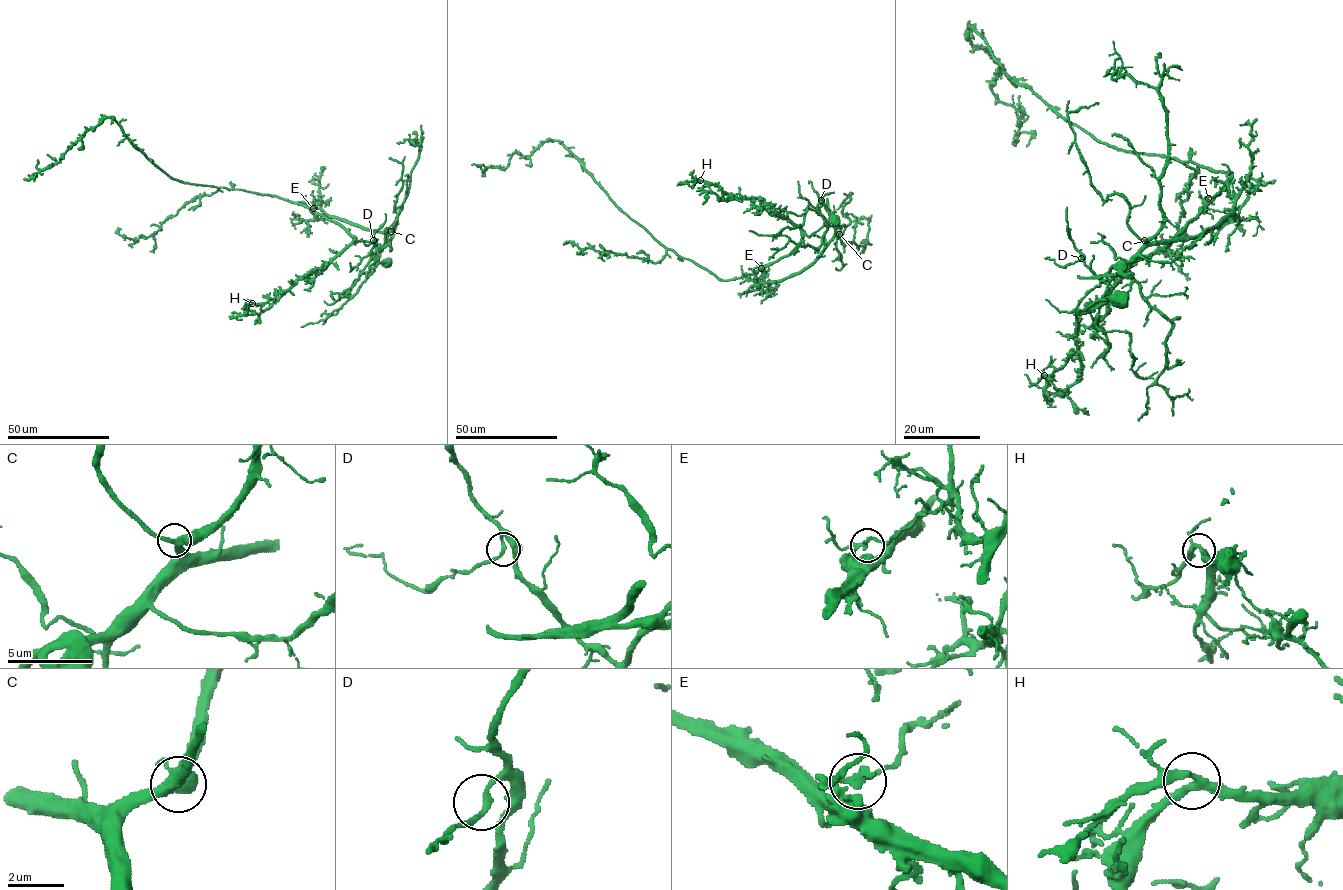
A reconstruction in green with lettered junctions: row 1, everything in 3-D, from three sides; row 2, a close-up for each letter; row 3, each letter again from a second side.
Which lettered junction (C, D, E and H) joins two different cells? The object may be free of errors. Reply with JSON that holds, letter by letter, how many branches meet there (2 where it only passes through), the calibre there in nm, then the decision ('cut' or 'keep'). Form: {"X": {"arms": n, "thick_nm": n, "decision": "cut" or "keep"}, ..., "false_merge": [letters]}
{"C": {"arms": 3, "thick_nm": 320, "decision": "keep"}, "D": {"arms": 2, "thick_nm": 190, "decision": "keep"}, "E": {"arms": 2, "thick_nm": 190, "decision": "cut"}, "H": {"arms": 3, "thick_nm": 260, "decision": "keep"}, "false_merge": ["E"]}

